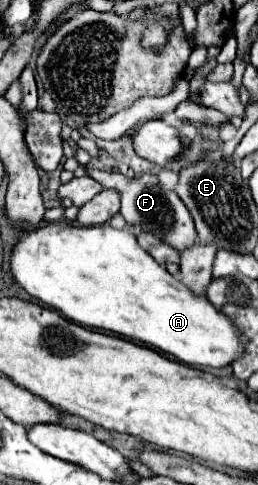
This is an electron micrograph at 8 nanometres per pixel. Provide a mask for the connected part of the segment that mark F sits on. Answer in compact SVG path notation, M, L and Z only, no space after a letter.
M98 171L98 179L96 181L102 187L116 187L120 191L120 195L122 195L120 213L126 219L128 225L140 225L142 231L160 237L166 245L174 247L180 253L184 249L188 249L192 243L196 243L198 235L196 235L194 221L192 221L186 205L178 199L178 195L174 191L164 189L154 173L144 173L140 177L126 177L122 173Z

